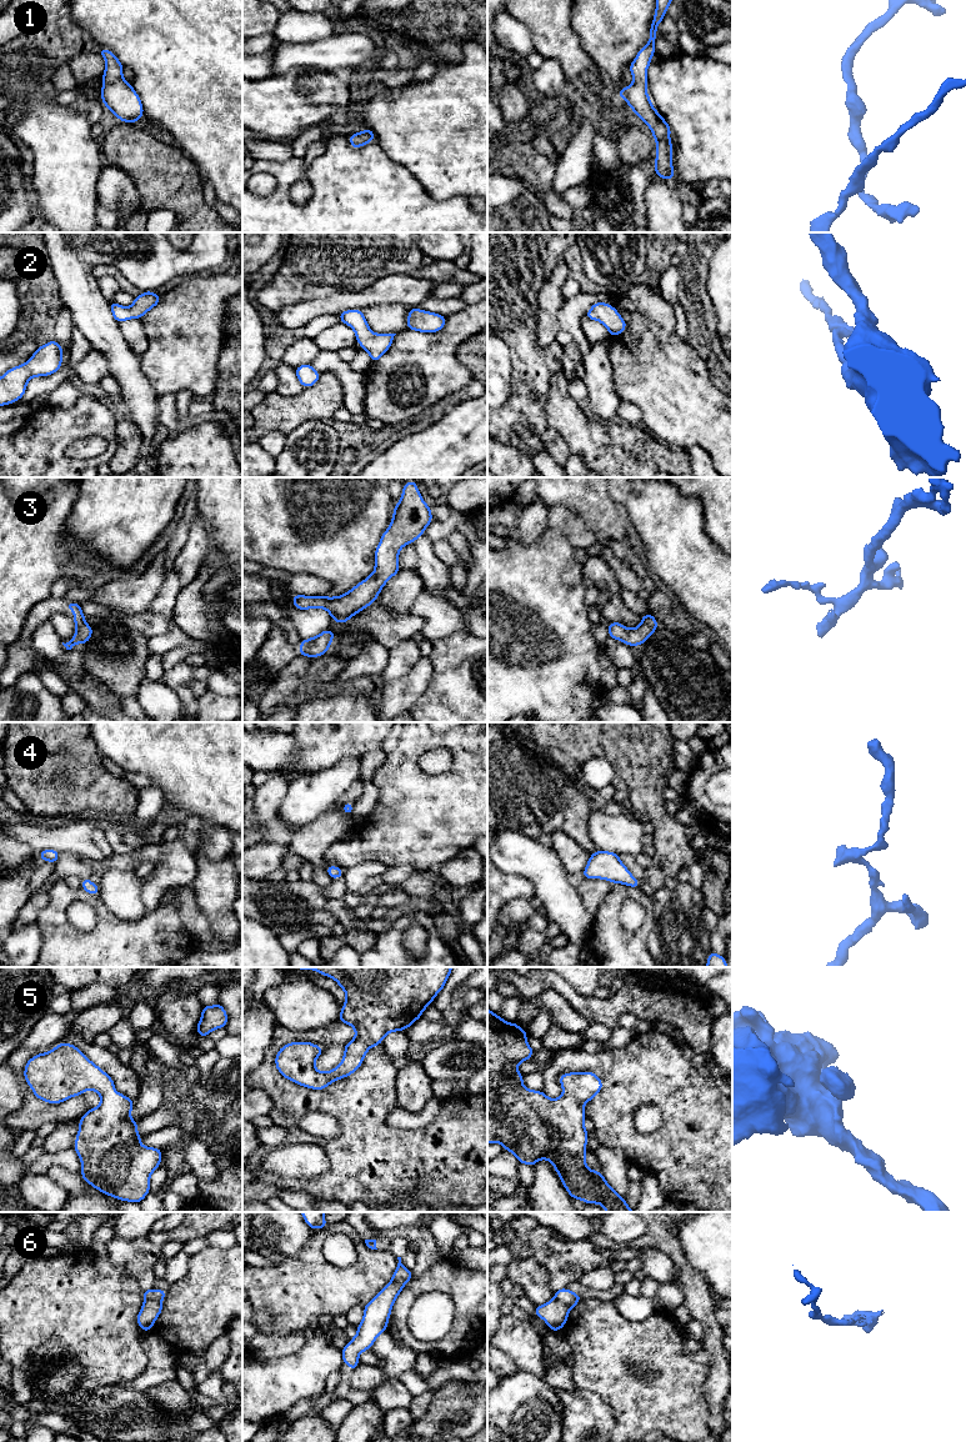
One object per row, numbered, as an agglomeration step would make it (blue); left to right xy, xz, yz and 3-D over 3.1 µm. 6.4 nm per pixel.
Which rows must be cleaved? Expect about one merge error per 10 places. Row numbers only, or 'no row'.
6

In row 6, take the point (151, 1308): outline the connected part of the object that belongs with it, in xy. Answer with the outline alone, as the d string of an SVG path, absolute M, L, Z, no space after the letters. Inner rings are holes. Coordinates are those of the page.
M149 1300L145 1301L137 1317L136 1322L141 1327L144 1332L147 1332L154 1326L156 1318L162 1311L162 1301L161 1300Z

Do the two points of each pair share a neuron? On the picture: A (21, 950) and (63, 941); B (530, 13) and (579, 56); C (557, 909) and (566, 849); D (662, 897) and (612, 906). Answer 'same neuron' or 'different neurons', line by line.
A: different neurons
B: same neuron
C: different neurons
D: different neurons

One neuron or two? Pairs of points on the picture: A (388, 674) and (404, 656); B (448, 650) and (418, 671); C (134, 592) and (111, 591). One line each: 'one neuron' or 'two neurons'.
A: one neuron
B: two neurons
C: one neuron

